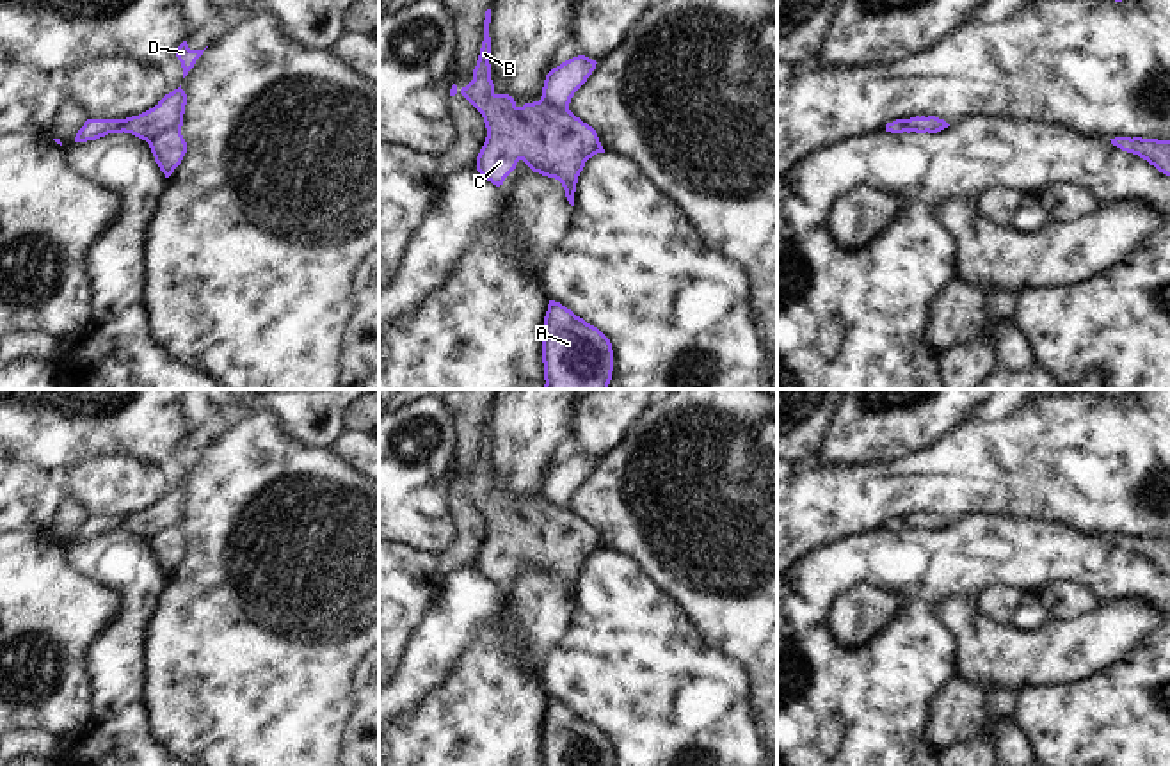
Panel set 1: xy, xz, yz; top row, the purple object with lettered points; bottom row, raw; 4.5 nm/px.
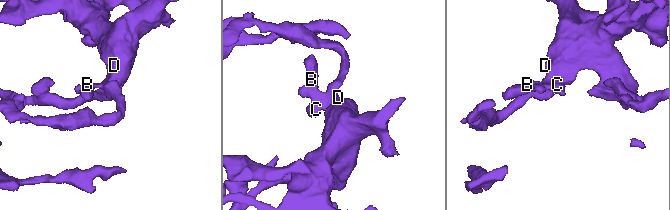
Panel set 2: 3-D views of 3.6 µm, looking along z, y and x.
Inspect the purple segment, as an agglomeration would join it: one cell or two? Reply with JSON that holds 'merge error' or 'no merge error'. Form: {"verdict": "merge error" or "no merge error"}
{"verdict": "no merge error"}

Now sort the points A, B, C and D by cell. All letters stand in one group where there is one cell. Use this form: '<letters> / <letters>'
A B C D

